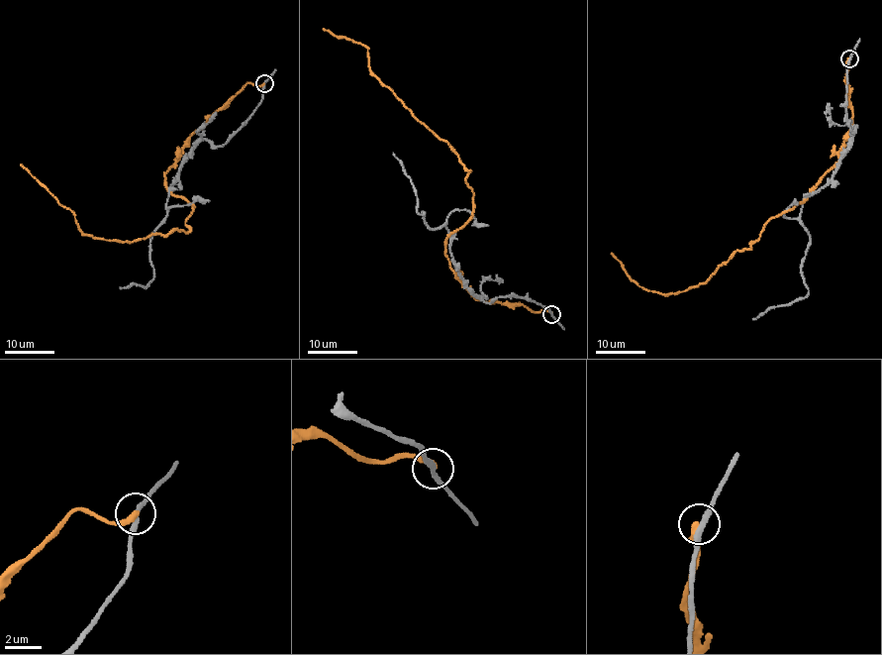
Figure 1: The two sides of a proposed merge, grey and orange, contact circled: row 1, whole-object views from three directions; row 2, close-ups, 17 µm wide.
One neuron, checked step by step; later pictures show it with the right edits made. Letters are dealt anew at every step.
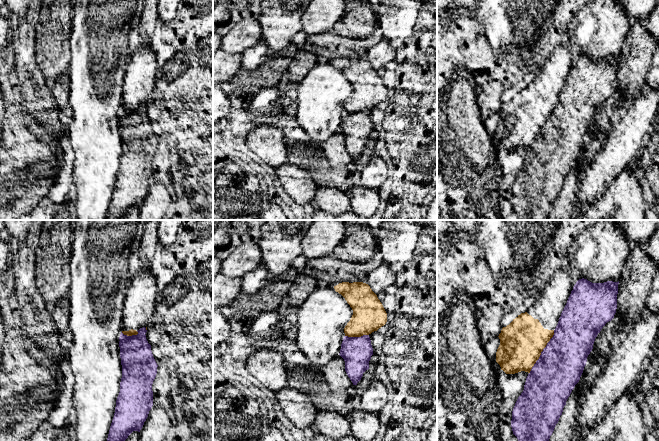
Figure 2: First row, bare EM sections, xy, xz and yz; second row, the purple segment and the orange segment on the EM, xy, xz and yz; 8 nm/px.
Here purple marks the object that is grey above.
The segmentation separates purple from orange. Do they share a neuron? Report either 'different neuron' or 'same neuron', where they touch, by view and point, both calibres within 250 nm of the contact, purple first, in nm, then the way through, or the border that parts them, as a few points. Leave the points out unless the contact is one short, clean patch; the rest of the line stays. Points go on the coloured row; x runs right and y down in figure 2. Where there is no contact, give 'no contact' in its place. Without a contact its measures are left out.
different neuron; contact yz (541, 352); calibres 380 and 360 nm

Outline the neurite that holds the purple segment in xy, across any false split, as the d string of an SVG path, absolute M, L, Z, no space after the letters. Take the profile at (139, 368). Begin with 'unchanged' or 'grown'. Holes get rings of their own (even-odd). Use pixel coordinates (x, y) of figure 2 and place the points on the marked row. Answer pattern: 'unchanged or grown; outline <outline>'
unchanged; outline M140 328L137 332L137 335L132 336L121 332L119 337L122 378L107 441L125 441L133 431L140 432L153 406L152 384L158 365L146 339L146 328Z

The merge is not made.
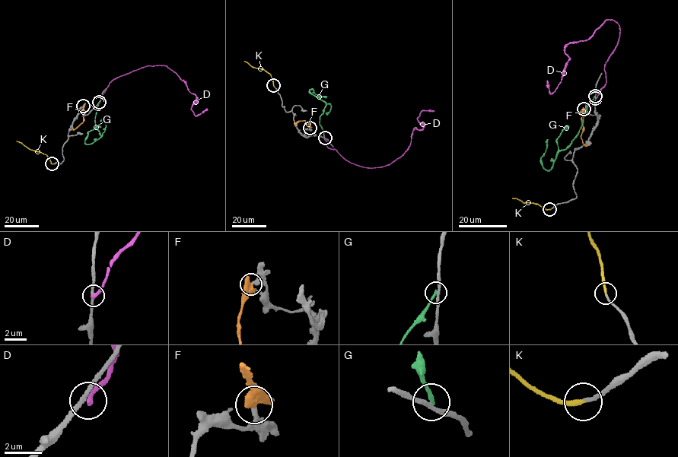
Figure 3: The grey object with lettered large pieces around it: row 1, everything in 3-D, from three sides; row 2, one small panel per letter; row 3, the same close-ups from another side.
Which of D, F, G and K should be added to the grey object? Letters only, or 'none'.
K

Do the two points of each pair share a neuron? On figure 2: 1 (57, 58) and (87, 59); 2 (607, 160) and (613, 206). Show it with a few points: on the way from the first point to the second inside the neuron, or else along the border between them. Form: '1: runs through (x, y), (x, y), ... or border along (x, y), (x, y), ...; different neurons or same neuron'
1: border along (71, 34), (70, 63), (67, 71); different neurons
2: border along (625, 167), (608, 189), (593, 201); different neurons

